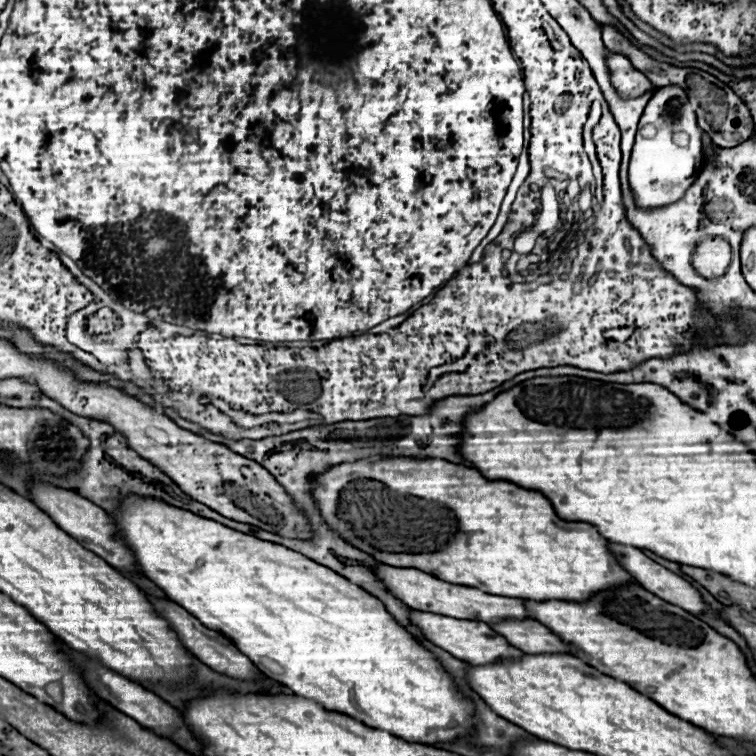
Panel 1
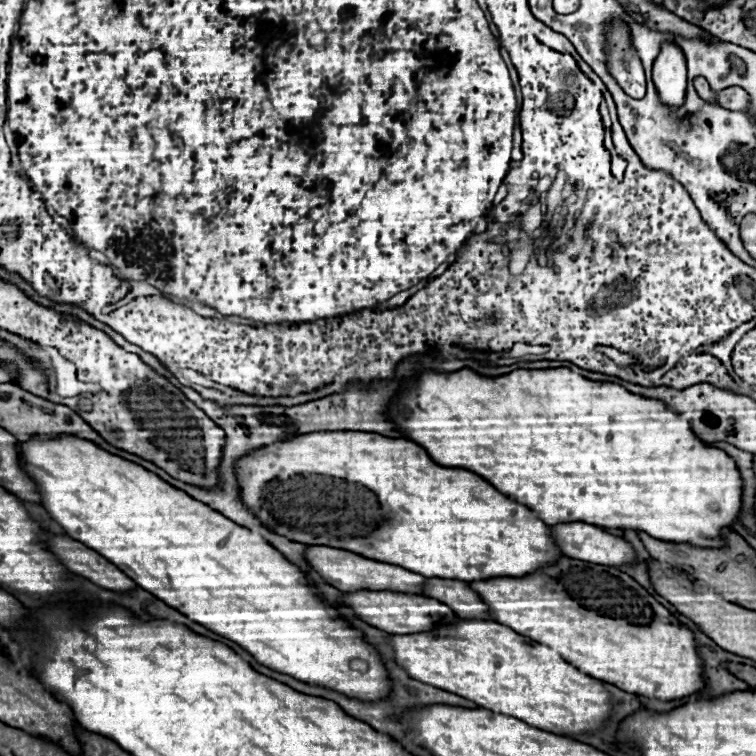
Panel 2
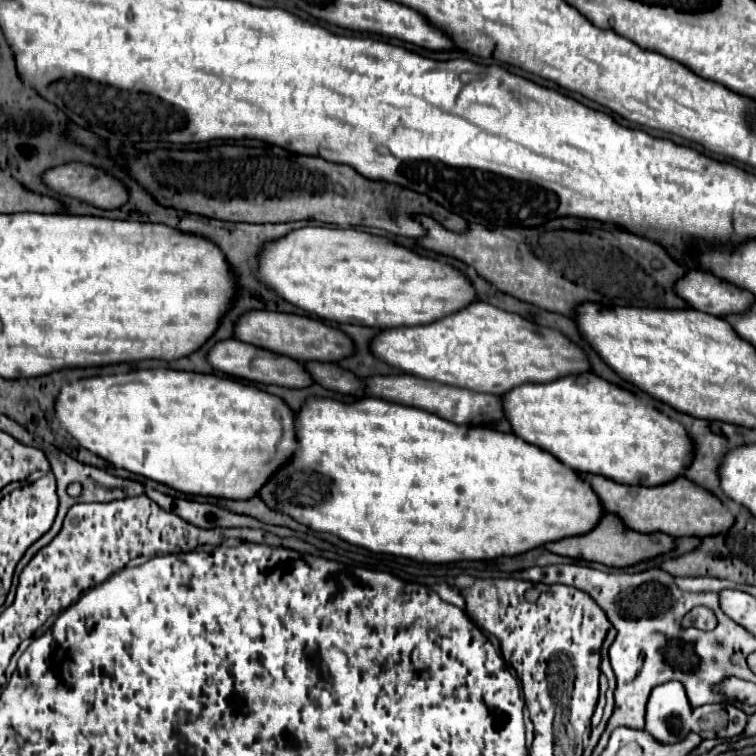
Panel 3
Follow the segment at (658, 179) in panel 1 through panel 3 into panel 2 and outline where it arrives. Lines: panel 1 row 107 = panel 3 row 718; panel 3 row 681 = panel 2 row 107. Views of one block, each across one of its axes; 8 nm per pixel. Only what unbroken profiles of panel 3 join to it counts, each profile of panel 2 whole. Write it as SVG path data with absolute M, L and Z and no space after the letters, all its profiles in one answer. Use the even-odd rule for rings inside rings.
M664 42L654 60L654 84L664 104L676 108L686 92L686 58L676 42Z

